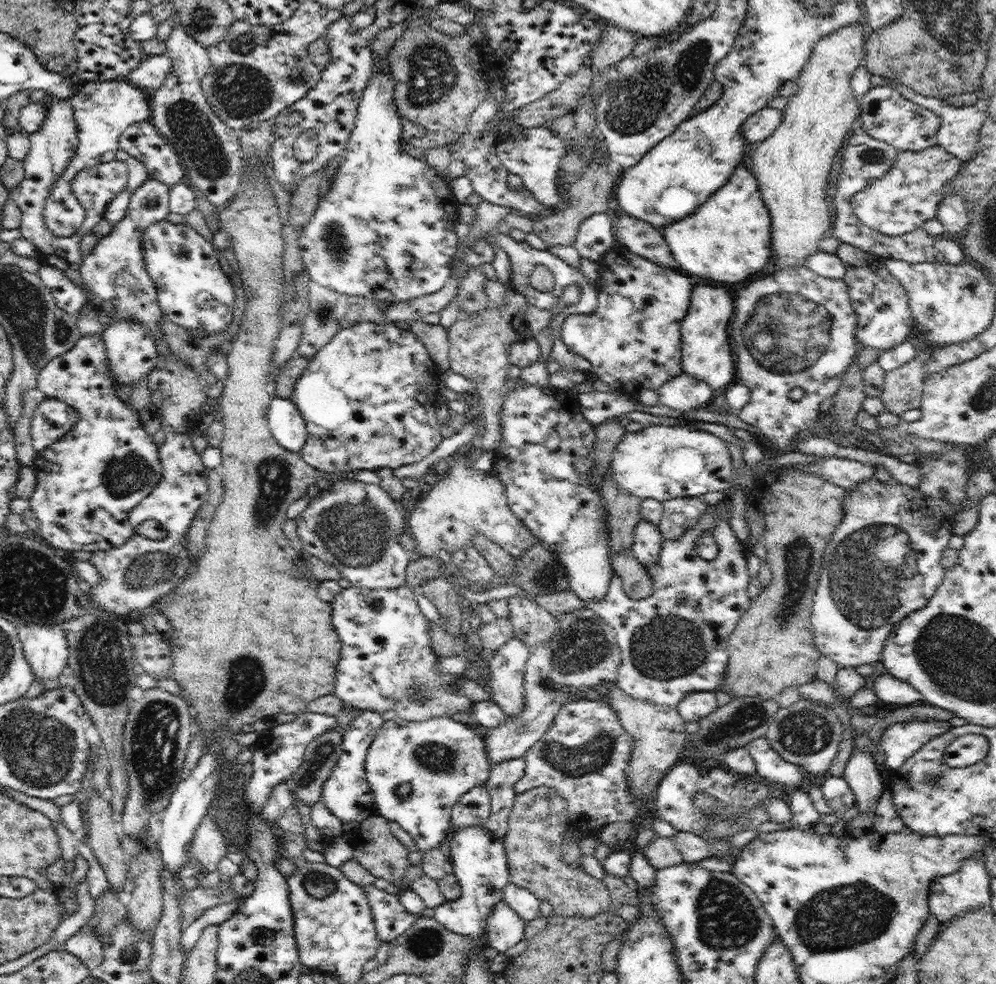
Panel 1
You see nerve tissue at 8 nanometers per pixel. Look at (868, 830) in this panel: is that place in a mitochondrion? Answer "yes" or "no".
no

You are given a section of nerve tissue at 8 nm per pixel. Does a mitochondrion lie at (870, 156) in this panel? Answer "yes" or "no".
yes

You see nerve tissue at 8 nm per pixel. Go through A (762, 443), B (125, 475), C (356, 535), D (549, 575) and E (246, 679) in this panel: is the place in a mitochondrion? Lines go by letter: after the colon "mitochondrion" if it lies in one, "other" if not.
A: other
B: mitochondrion
C: mitochondrion
D: mitochondrion
E: mitochondrion

